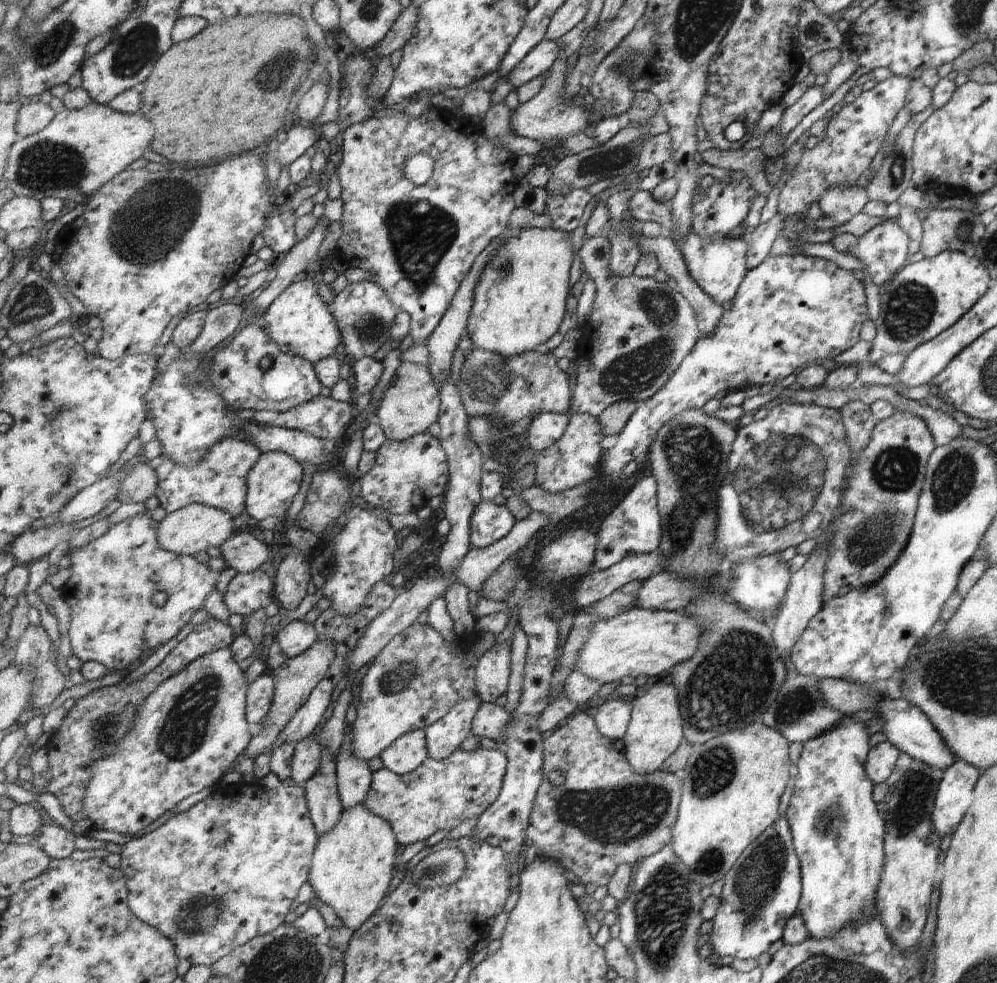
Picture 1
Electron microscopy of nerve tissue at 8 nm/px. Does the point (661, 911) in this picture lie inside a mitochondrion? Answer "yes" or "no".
yes

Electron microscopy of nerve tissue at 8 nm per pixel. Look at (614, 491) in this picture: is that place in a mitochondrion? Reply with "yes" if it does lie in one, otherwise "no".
no

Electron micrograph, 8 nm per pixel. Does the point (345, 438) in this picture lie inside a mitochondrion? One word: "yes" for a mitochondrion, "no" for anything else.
no

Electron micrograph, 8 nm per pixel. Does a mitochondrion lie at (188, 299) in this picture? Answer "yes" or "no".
no

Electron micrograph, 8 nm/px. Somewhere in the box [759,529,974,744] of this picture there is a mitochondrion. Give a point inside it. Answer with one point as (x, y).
(800, 701)

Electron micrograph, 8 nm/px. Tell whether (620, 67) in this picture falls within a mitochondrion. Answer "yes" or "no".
yes

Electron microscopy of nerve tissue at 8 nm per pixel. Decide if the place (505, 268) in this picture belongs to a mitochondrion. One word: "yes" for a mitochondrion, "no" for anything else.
yes

